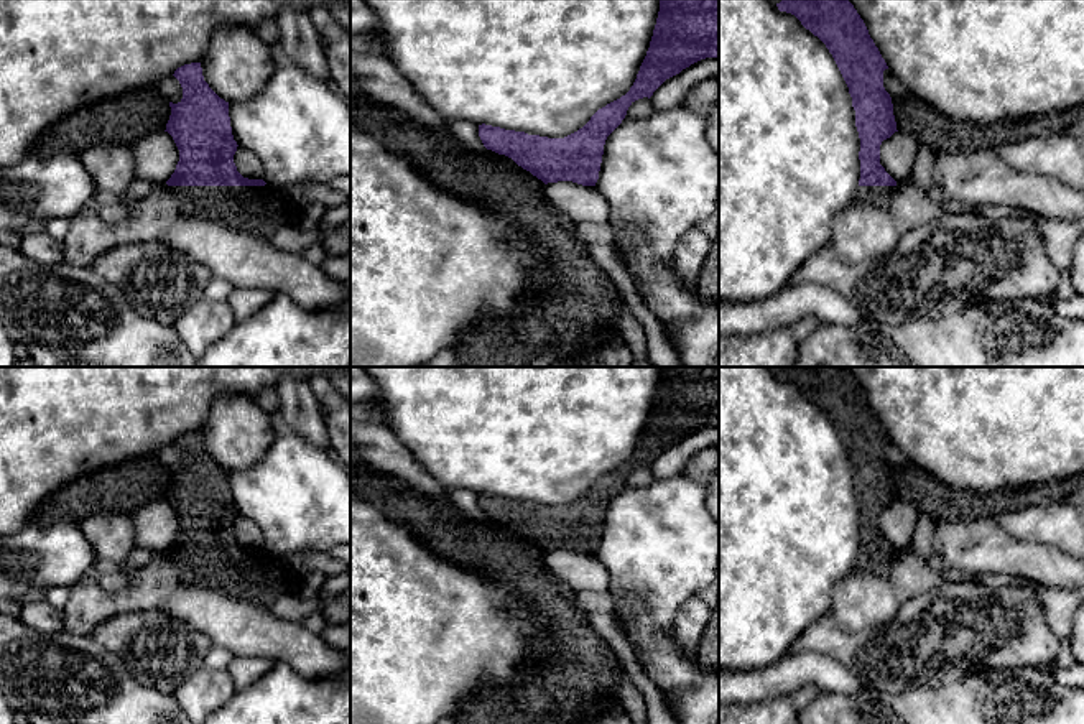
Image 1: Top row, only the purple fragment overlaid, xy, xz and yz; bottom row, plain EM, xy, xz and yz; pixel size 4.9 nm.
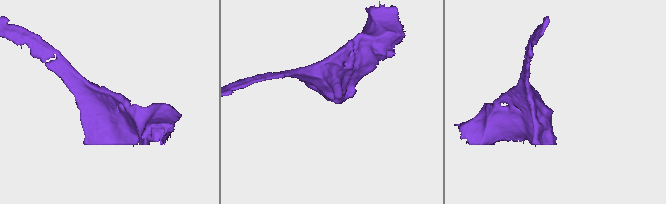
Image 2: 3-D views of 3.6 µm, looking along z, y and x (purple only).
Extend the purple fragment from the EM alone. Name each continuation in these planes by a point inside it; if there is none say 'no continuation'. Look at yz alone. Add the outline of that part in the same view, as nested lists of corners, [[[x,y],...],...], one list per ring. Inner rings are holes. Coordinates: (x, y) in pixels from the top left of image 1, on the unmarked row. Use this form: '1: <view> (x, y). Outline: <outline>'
1: yz (880, 565). Outline: [[[859,555],[854,568],[888,578],[895,555]]]

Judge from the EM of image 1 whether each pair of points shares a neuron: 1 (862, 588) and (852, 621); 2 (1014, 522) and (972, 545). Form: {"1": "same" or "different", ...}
{"1": "same", "2": "different"}

